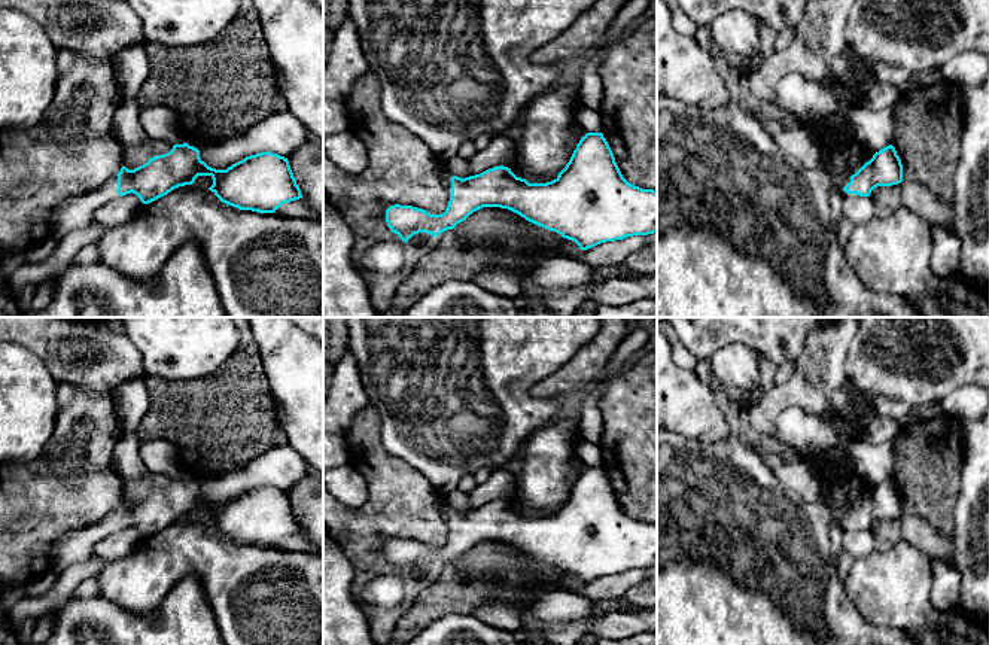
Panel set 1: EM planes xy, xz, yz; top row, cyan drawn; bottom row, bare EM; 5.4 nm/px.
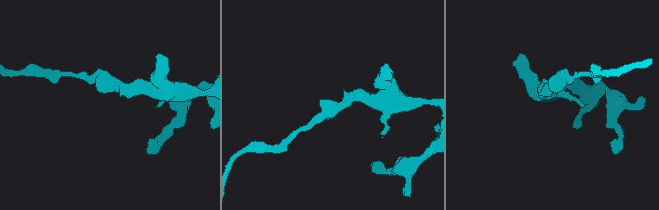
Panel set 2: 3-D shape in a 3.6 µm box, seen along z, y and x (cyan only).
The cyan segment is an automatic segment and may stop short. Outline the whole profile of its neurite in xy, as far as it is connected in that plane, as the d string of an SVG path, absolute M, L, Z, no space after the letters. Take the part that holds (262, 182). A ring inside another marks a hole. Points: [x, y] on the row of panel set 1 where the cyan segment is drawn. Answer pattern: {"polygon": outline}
{"polygon": "M183 143L174 144L170 152L153 156L146 164L134 170L128 170L122 165L121 171L109 179L98 189L89 194L64 200L49 215L51 238L55 238L58 241L74 229L88 228L92 223L97 209L119 197L133 192L140 198L143 204L149 204L179 186L192 185L198 176L210 176L213 179L213 185L209 189L222 203L240 210L274 213L282 204L302 198L301 189L296 185L289 161L284 156L273 152L261 152L246 156L226 170L216 170L209 167L200 158L200 150L197 147Z"}

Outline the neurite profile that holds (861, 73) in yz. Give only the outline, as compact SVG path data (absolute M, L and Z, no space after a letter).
M850 49L833 60L833 70L839 80L856 88L862 94L876 83L892 83L903 94L934 83L932 79L912 83L912 70L888 66L873 58L862 58Z

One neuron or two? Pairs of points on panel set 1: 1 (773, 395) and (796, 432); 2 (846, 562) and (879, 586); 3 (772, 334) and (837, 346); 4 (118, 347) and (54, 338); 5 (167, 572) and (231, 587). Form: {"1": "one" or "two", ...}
{"1": "two", "2": "two", "3": "two", "4": "one", "5": "one"}

